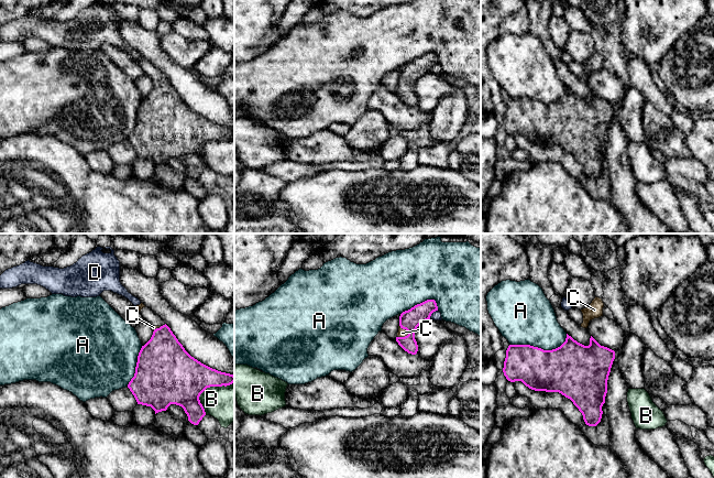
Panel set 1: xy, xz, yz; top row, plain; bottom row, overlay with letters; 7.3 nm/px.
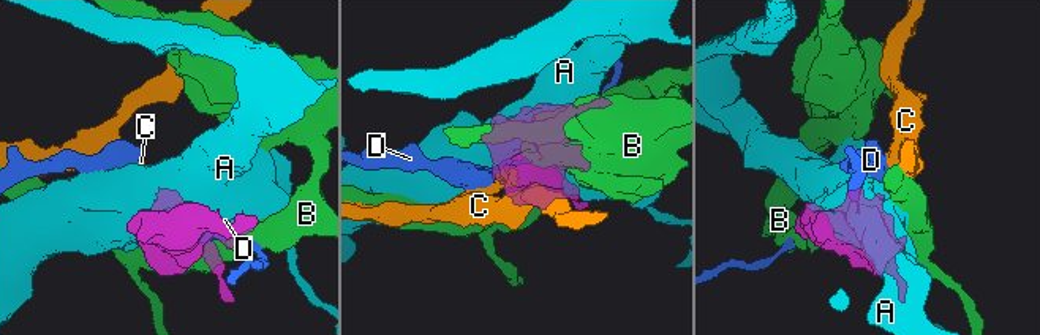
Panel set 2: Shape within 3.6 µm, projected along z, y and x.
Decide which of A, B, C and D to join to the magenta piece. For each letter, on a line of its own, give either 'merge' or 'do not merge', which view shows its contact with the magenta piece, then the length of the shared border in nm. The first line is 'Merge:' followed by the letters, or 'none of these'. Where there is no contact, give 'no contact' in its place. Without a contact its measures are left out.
Merge: C
A: do not merge | yz | 420 nm
B: do not merge | xy | 300 nm
C: merge | xz | 100 nm
D: do not merge | xz | 90 nm

